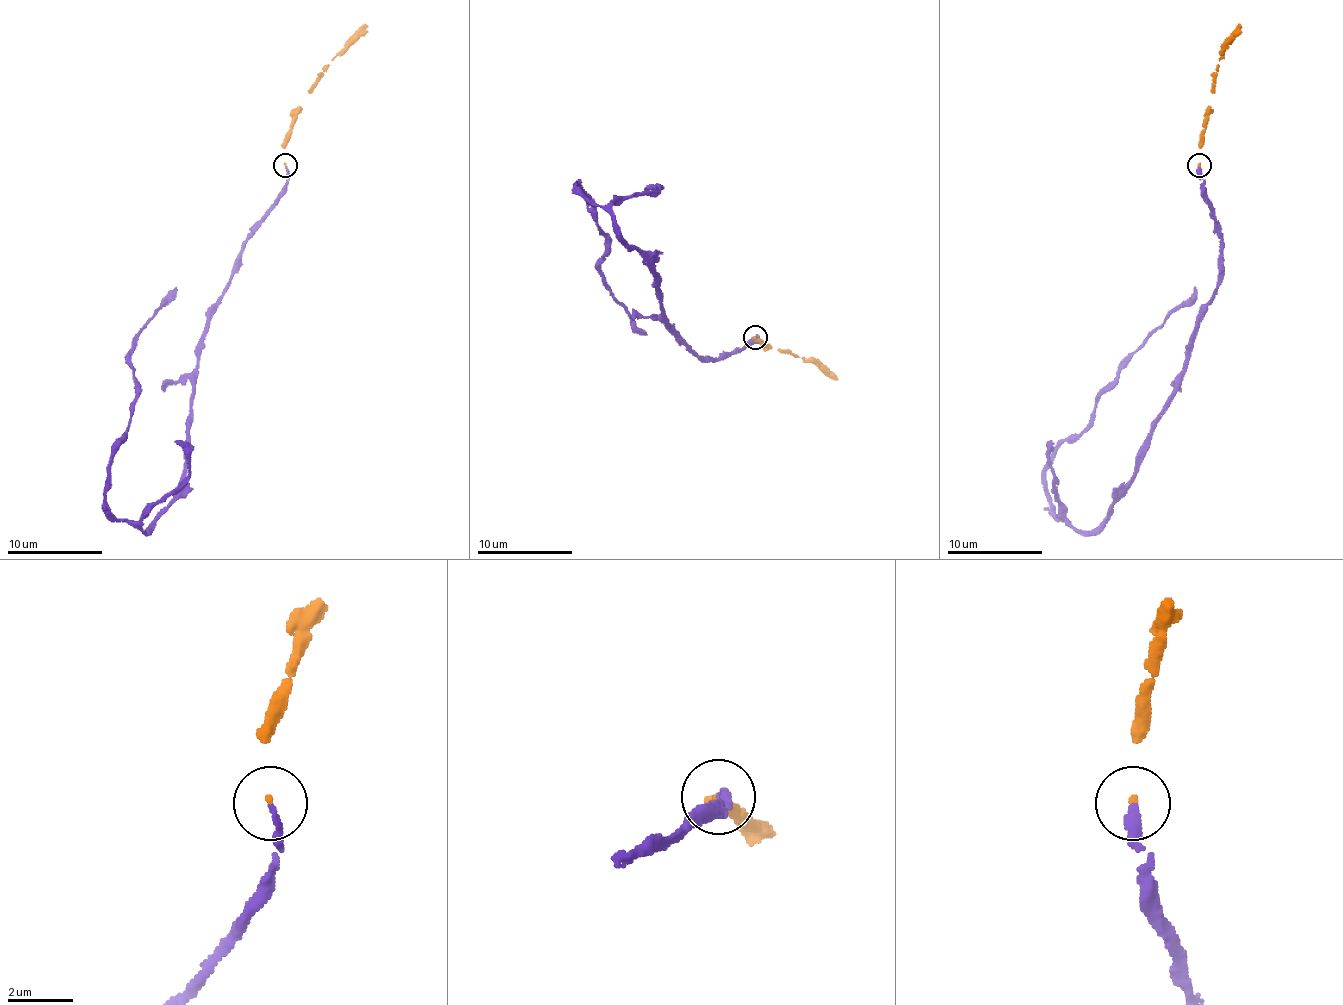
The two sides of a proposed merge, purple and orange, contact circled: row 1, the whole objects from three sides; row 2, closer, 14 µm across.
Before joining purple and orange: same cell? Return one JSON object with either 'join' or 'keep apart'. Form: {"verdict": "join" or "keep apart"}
{"verdict": "join"}

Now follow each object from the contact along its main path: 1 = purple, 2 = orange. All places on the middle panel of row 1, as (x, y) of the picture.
1: (755, 336), (716, 357), (700, 357), (664, 319), (650, 262), (578, 184), (604, 236), (602, 284), (645, 334)
2: (755, 336), (762, 343), (816, 360), (835, 379)

